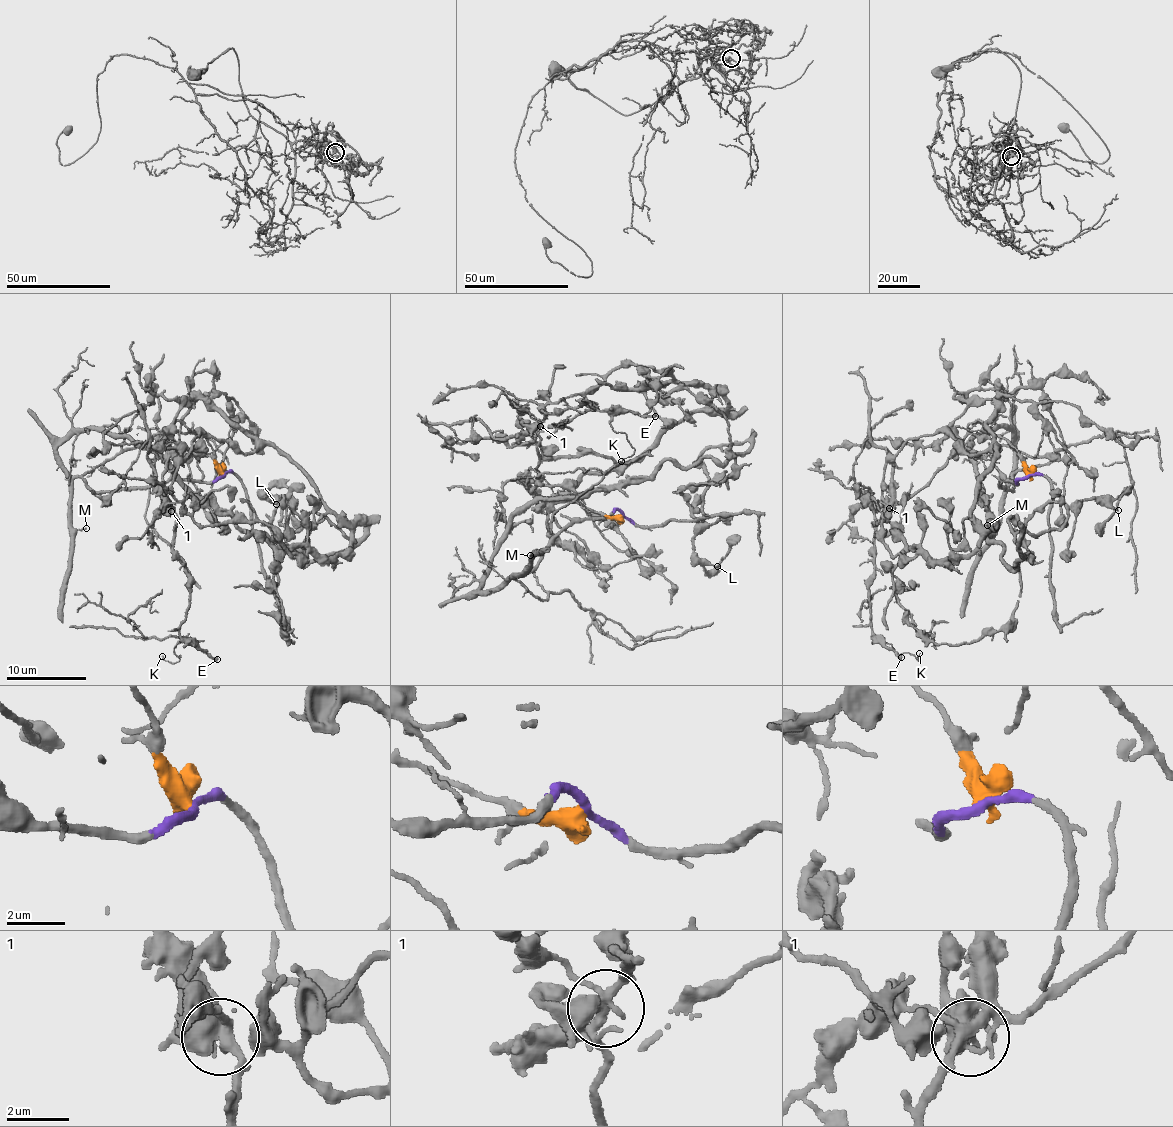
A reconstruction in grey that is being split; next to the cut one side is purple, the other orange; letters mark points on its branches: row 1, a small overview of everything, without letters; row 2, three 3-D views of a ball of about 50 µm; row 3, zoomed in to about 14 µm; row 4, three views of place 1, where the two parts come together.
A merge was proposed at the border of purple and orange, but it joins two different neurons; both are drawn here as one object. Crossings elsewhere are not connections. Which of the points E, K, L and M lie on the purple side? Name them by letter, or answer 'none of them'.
L, M

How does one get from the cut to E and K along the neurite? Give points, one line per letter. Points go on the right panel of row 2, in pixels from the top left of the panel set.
E: (1026, 476), (1022, 454), (975, 421), (953, 457), (934, 477), (891, 505), (874, 527), (871, 631), (901, 658)
K: (1026, 476), (1022, 454), (975, 421), (953, 457), (874, 527), (871, 631), (895, 653), (918, 661), (919, 652)

